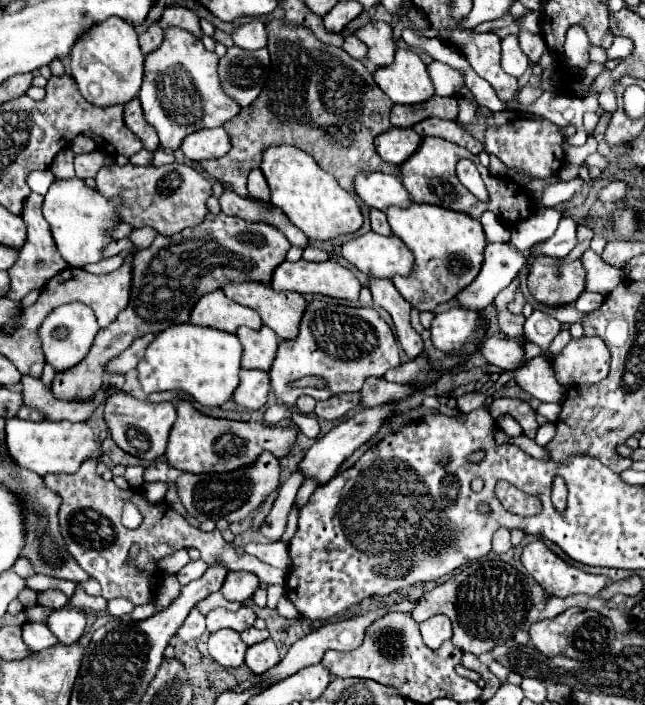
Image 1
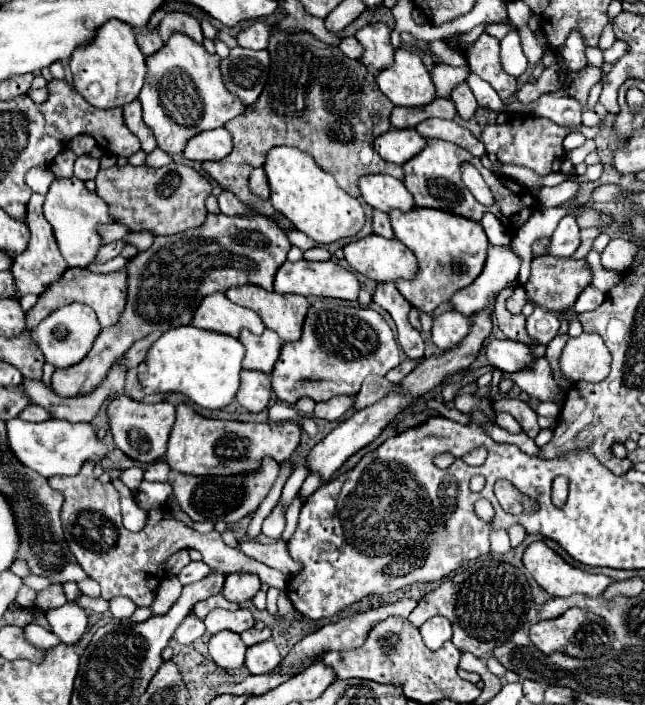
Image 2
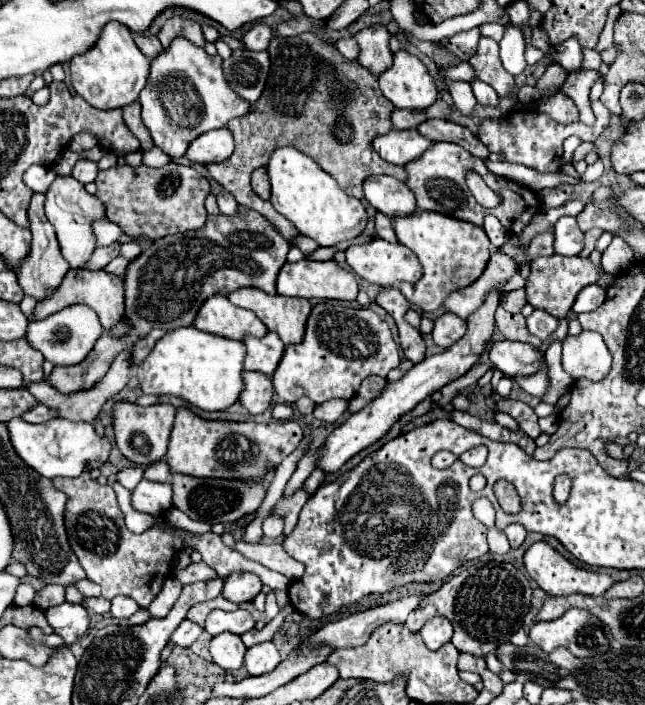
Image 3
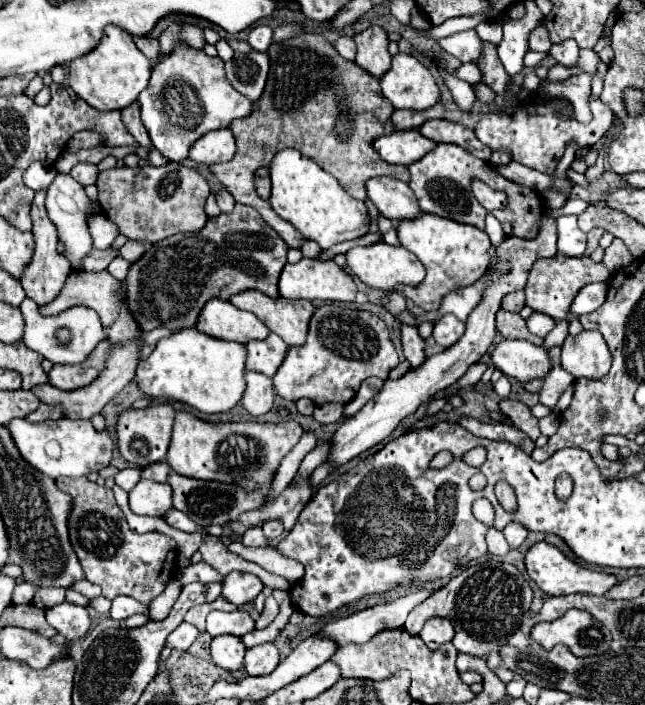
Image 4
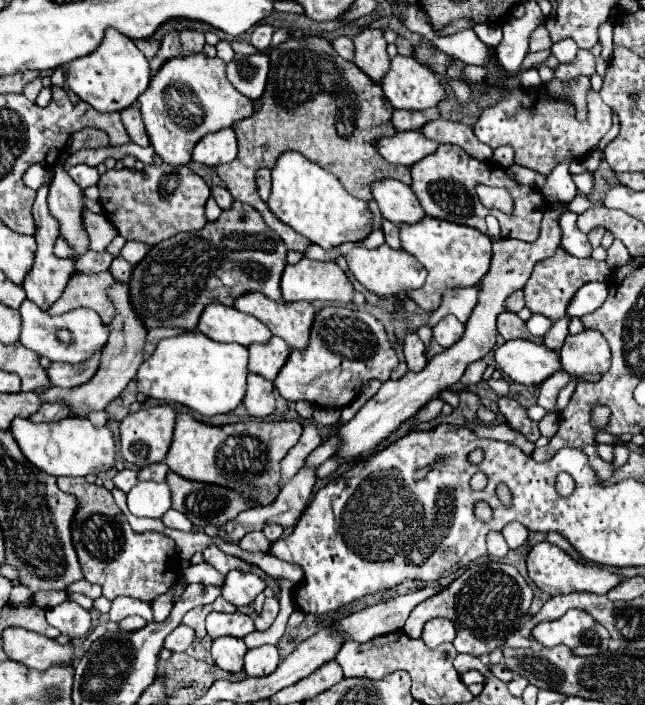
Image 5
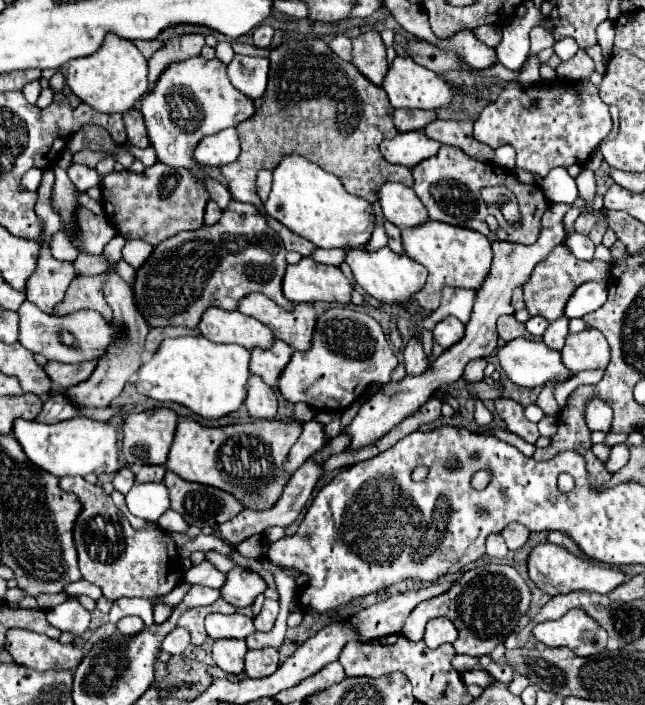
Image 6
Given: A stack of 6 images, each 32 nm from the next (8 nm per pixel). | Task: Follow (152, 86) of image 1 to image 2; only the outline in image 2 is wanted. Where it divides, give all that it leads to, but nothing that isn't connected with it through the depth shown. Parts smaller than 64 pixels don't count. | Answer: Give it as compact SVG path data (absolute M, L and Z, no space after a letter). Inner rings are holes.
M180 32L172 34L162 50L148 58L148 76L138 96L142 102L142 118L150 126L158 148L170 156L182 154L184 144L192 136L220 128L246 110L246 104L236 100L236 96L224 86L220 60L220 56L208 54L202 44Z

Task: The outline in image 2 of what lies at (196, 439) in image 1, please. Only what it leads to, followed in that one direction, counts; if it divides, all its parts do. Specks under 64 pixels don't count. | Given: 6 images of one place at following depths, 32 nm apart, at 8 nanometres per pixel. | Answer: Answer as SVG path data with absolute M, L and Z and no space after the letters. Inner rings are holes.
M188 404L176 408L176 422L170 434L166 462L172 470L192 476L230 476L260 470L264 456L284 462L300 444L302 430L296 422L226 422L196 414Z

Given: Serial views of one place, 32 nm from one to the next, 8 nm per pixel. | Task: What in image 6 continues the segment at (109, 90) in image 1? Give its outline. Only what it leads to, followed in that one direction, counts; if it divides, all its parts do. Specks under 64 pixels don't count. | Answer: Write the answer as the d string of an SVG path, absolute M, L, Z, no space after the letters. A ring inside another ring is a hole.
M108 34L102 48L92 56L76 58L66 66L66 84L88 106L104 114L124 114L148 92L148 64L138 48L114 34Z

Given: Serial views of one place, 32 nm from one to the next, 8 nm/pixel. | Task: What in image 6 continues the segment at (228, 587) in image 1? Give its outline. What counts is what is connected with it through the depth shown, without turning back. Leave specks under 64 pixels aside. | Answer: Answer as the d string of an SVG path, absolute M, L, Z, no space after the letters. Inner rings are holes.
M232 568L228 572L226 584L222 586L222 598L230 602L236 608L246 608L252 606L258 594L266 590L266 582L260 578L260 574L244 568Z

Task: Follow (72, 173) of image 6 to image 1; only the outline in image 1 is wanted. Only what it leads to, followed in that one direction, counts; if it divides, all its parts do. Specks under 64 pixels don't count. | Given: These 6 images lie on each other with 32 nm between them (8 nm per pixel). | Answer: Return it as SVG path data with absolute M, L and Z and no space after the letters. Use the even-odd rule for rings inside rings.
M88 152L88 154L80 154L74 160L74 168L76 168L76 176L86 180L86 178L94 178L96 172L104 166L104 154L102 152Z

